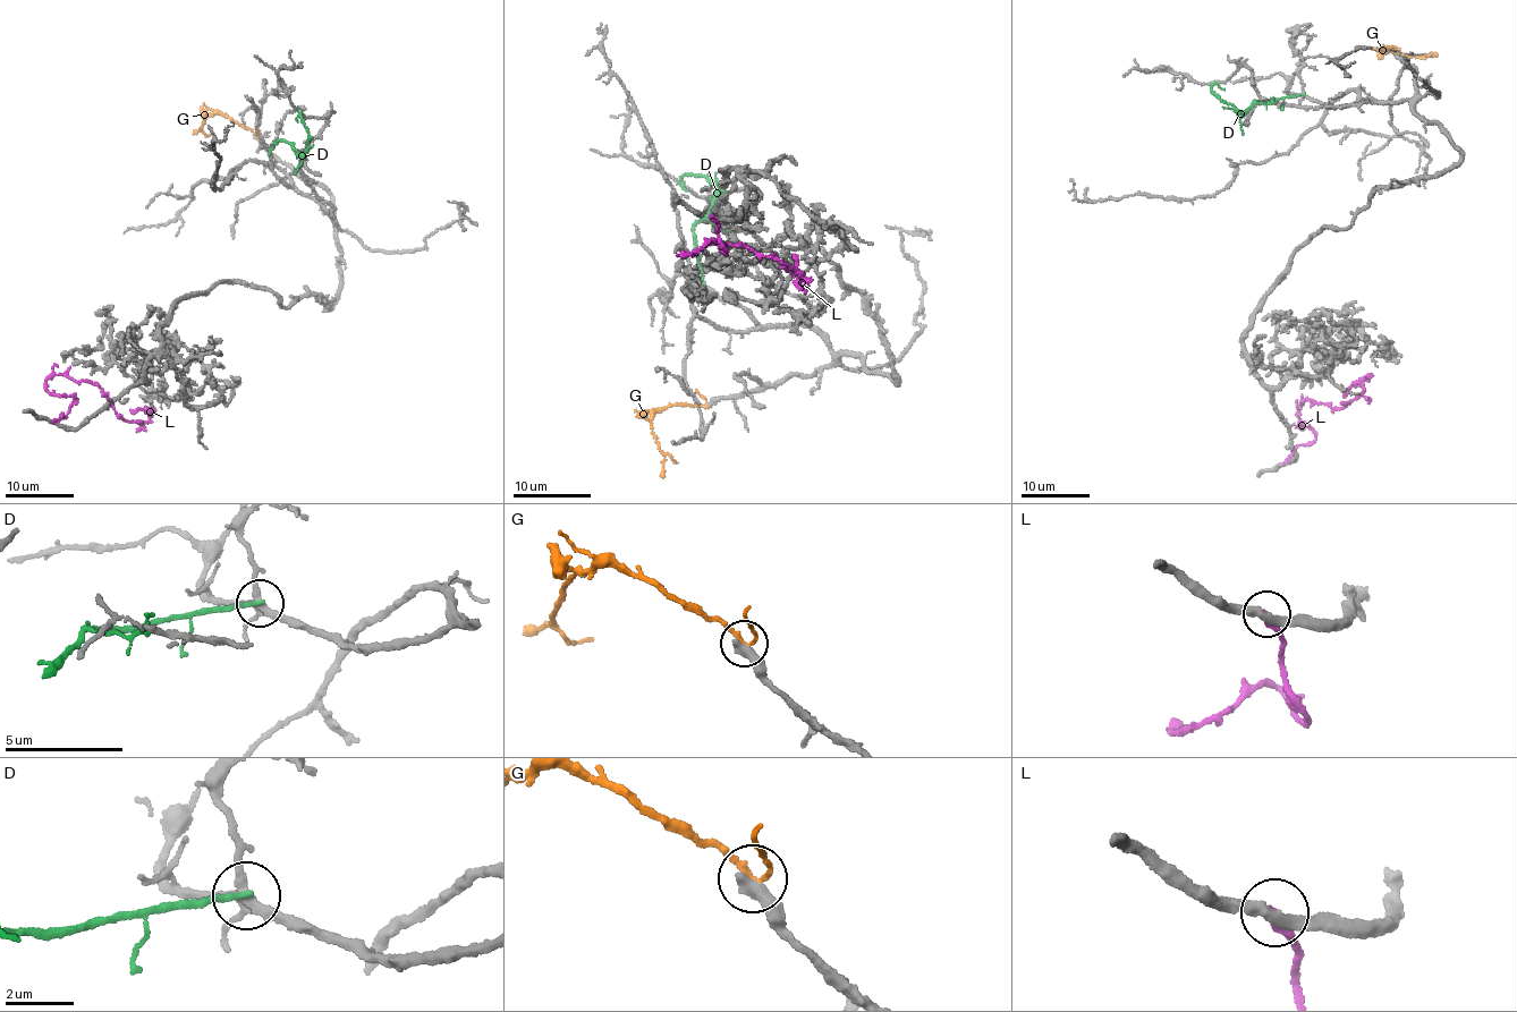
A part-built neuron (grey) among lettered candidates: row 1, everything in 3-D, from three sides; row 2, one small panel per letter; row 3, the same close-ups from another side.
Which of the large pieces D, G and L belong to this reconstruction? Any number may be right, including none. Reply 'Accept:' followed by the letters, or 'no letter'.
Accept: no letter

